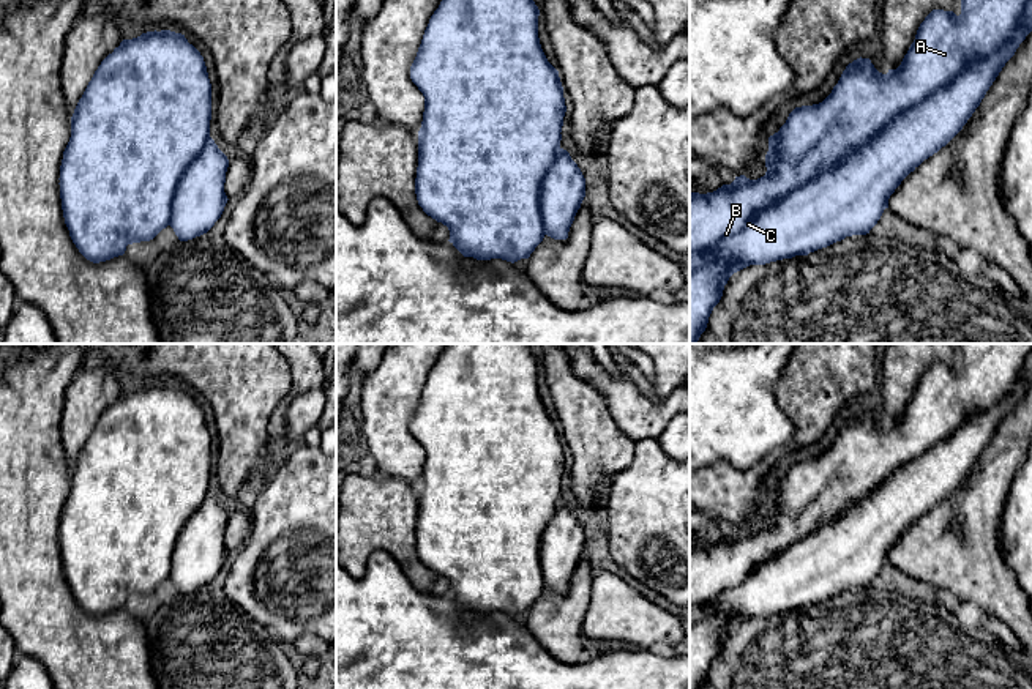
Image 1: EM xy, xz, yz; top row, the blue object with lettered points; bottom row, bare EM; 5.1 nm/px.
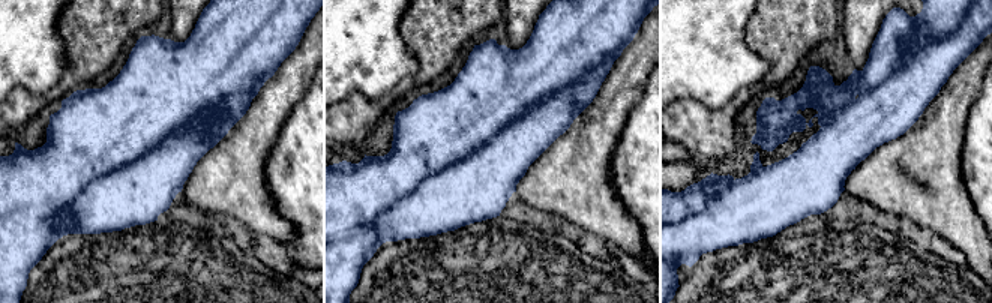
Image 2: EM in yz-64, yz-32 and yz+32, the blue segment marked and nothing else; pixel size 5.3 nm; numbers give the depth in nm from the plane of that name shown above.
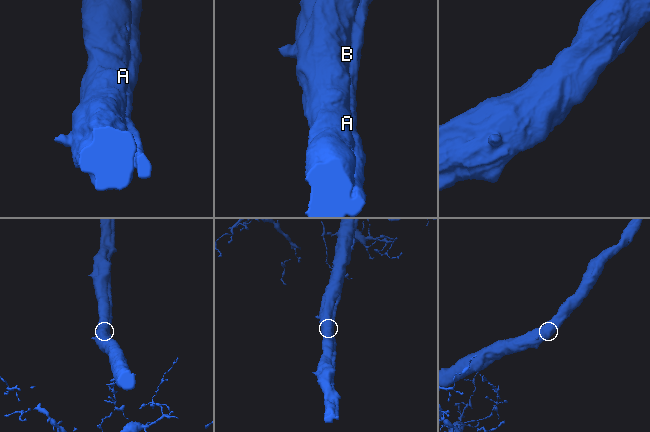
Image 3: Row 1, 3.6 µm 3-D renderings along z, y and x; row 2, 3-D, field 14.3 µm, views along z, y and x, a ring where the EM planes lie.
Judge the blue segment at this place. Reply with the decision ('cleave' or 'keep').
keep

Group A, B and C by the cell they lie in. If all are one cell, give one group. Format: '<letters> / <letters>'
A B C

